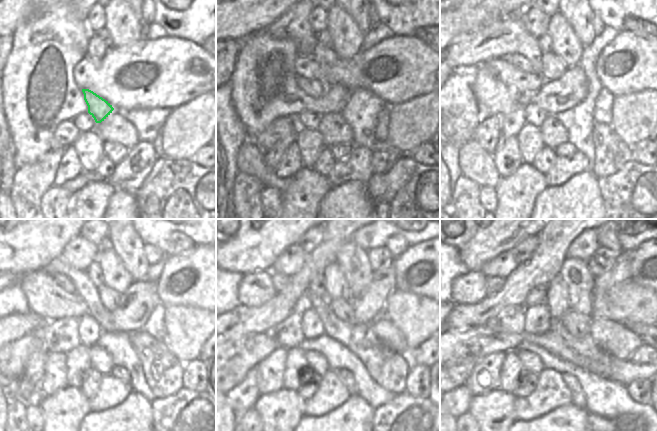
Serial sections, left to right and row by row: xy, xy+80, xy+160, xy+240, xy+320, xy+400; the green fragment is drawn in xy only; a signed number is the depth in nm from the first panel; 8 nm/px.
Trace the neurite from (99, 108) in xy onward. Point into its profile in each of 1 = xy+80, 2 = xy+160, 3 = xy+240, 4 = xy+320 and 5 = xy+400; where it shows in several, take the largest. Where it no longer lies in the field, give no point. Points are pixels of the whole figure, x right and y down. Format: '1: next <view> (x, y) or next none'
1: next xy+80 (313, 87)
2: next xy+160 (511, 76)
3: next xy+240 (46, 298)
4: next xy+320 (255, 289)
5: next xy+400 (470, 288)

